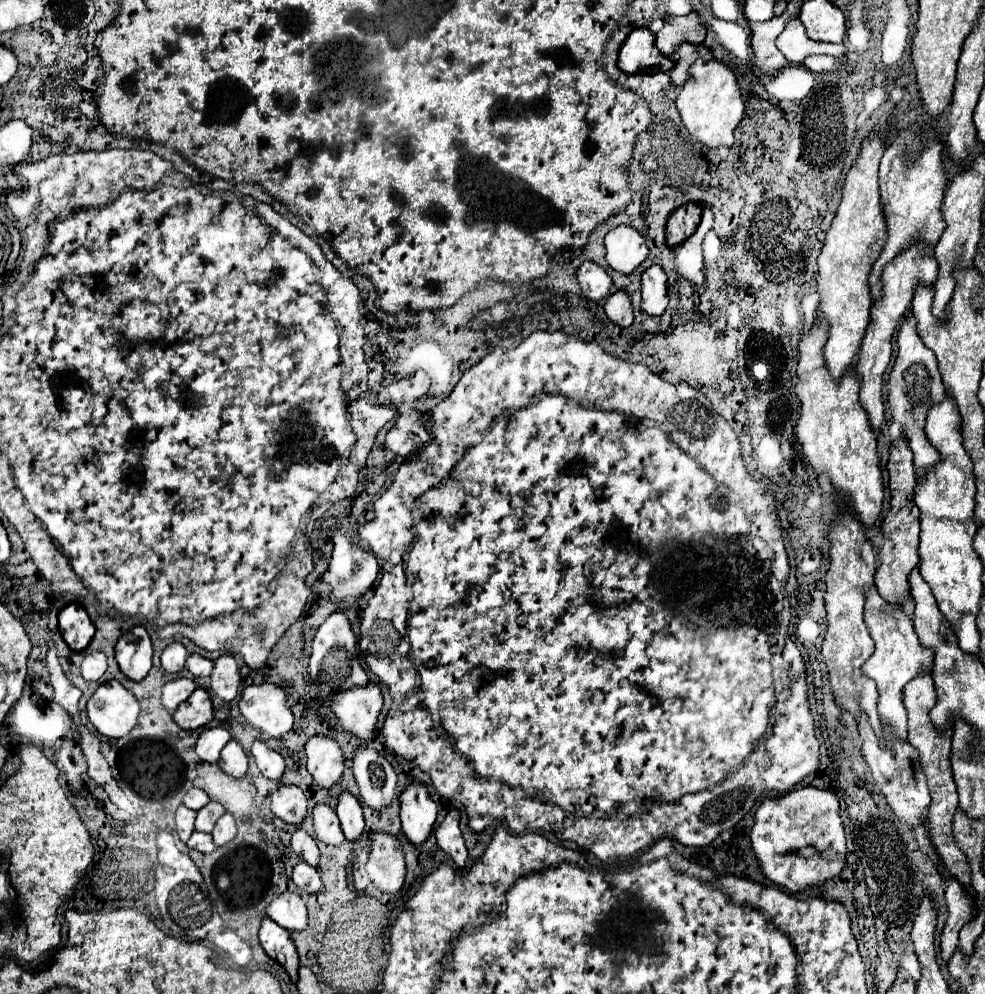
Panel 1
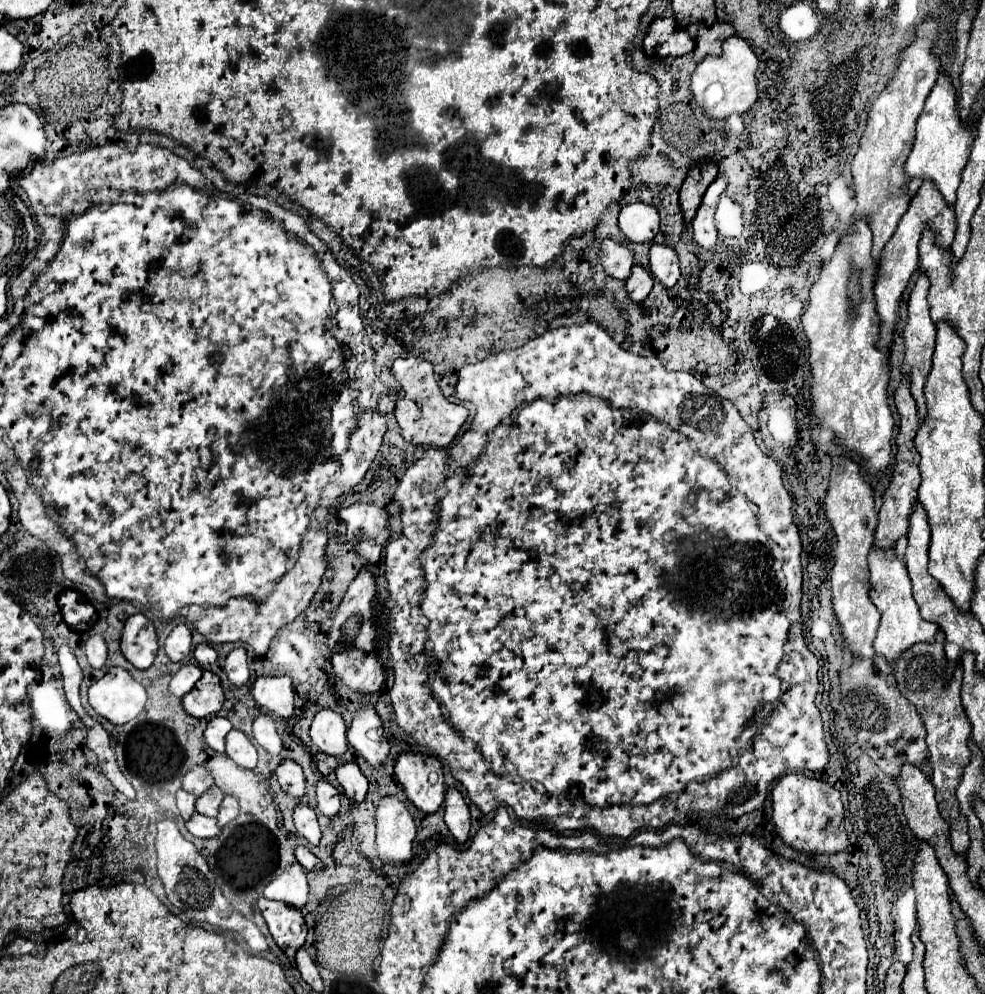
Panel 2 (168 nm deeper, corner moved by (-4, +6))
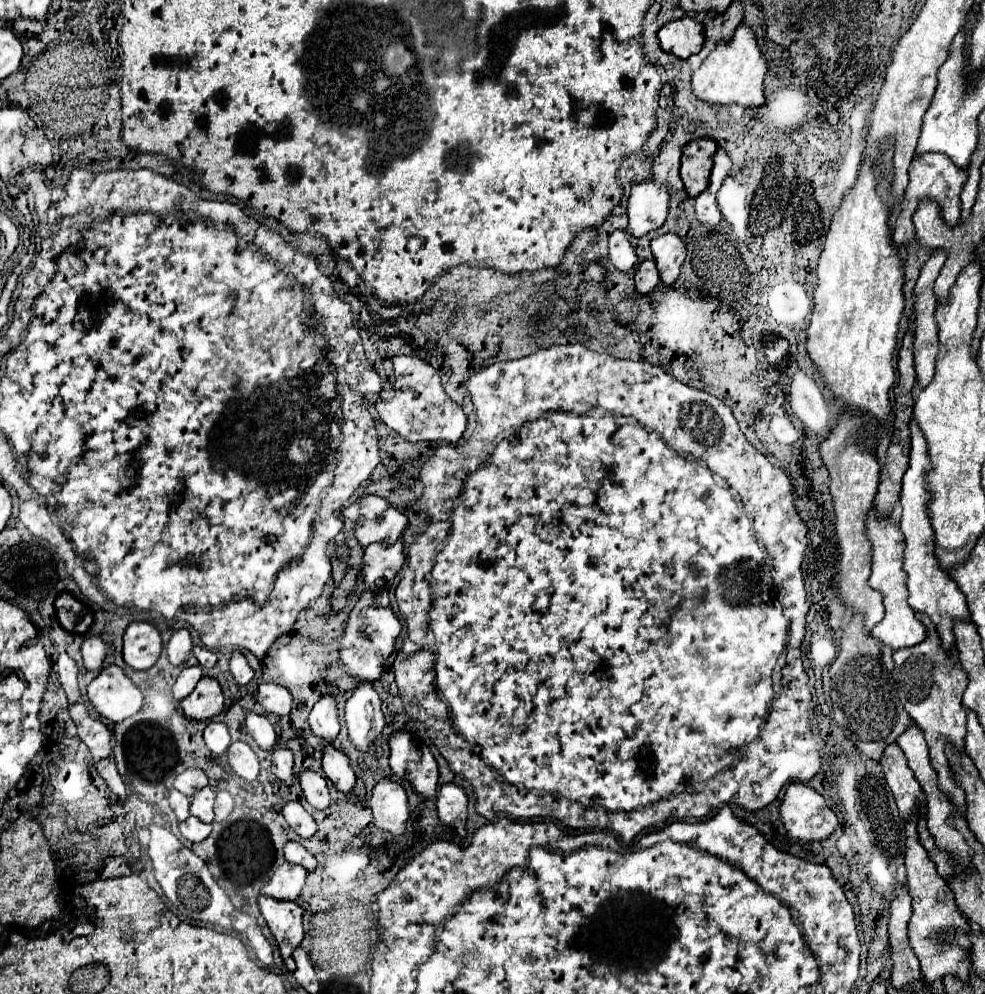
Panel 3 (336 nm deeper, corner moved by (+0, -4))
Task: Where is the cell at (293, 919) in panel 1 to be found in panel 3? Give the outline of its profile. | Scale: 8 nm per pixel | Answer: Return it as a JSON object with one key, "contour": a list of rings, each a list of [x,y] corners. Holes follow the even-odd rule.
{"contour":[[[284,862],[274,876],[270,878],[270,882],[266,882],[262,886],[262,894],[264,896],[274,896],[274,900],[290,900],[296,902],[302,886],[304,886],[304,878],[306,878],[306,870],[302,866],[294,866]]]}

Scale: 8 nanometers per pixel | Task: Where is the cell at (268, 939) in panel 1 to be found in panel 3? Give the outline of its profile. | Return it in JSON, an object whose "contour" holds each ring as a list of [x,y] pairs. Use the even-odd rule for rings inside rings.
{"contour":[[[260,896],[258,906],[260,906],[260,914],[266,920],[272,936],[278,942],[286,968],[290,972],[294,972],[296,964],[294,964],[292,952],[300,946],[300,942],[304,938],[302,908],[294,902],[278,902],[268,896]]]}

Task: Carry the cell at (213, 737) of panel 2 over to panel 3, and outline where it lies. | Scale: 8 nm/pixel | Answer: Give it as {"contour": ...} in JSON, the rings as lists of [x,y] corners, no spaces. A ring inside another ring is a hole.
{"contour":[[[210,722],[204,730],[204,742],[214,756],[222,756],[226,752],[226,748],[230,746],[230,734],[228,734],[226,724]]]}

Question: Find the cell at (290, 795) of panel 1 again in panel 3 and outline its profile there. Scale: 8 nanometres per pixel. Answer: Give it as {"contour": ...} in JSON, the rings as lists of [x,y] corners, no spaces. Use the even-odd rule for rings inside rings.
{"contour":[[[280,746],[272,750],[272,768],[270,770],[286,786],[292,786],[292,782],[294,782],[292,766],[294,766],[294,760],[292,760],[292,752],[290,750],[280,748]]]}

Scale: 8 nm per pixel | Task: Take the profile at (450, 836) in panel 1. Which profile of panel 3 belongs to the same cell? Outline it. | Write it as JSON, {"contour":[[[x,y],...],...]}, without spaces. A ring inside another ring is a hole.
{"contour":[[[444,784],[436,798],[438,806],[438,818],[442,824],[452,826],[462,838],[466,836],[466,810],[468,810],[468,798],[466,792],[456,784]]]}

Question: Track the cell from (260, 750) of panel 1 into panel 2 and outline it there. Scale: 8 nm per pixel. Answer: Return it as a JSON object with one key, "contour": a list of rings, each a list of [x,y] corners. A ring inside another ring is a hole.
{"contour":[[[258,714],[254,718],[254,738],[260,746],[266,748],[270,754],[280,754],[282,752],[282,740],[276,732],[274,718],[268,714]]]}

